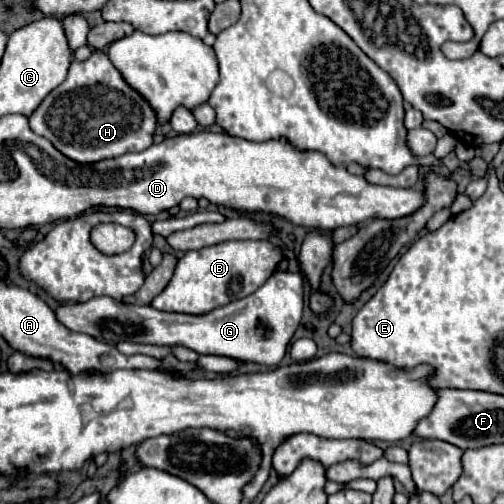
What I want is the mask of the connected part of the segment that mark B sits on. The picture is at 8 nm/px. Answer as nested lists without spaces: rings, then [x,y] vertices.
[[[230,240],[202,250],[190,250],[178,260],[170,284],[152,300],[152,306],[168,312],[206,314],[216,306],[246,298],[258,290],[274,274],[282,258],[282,248],[266,240]]]

